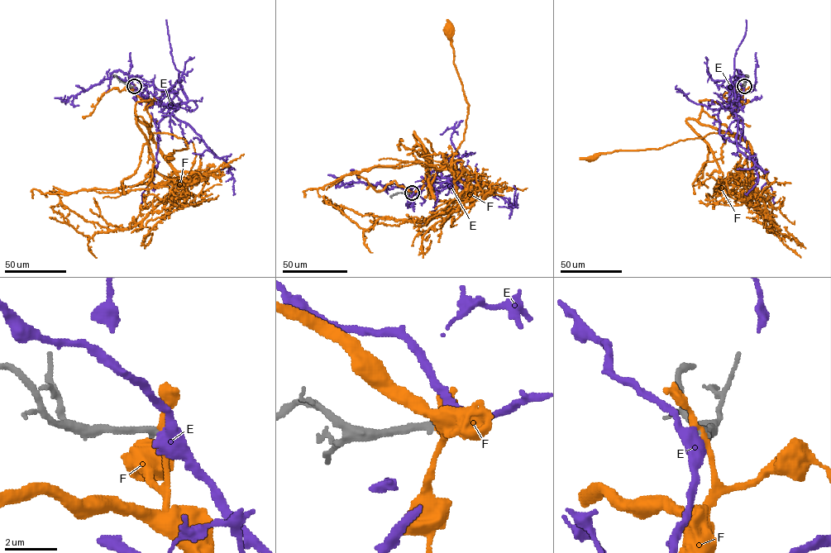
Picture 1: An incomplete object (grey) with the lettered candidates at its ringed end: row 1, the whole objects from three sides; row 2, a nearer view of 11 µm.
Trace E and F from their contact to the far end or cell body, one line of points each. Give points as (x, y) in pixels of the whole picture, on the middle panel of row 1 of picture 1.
E: (411, 193), (439, 178), (468, 182), (446, 175), (411, 196), (378, 183), (342, 184), (327, 174)
F: (411, 193), (430, 170), (428, 152), (413, 148), (431, 189), (441, 162), (463, 140), (468, 105), (448, 32)

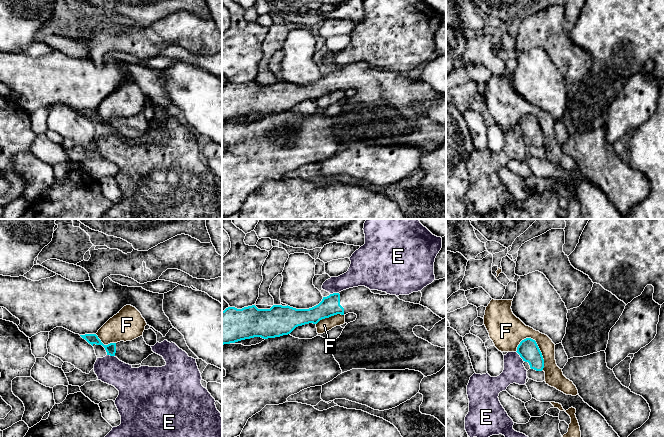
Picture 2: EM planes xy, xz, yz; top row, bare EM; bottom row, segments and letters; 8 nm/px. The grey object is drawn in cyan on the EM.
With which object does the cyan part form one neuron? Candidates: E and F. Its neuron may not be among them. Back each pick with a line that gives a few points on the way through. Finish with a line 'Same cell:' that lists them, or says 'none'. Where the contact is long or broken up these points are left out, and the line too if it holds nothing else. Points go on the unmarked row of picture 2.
Same cell: none

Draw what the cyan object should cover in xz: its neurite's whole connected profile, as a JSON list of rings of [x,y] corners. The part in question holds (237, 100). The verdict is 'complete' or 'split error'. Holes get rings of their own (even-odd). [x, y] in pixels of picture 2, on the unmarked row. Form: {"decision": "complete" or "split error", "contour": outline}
{"decision": "split error", "contour": [[[365,62],[330,70],[309,85],[296,85],[288,81],[273,81],[270,85],[258,85],[255,81],[242,85],[228,83],[222,87],[222,121],[254,113],[268,115],[288,111],[298,102],[317,100],[322,95],[348,89],[356,90],[356,96],[348,99],[341,111],[332,117],[333,132],[342,149],[352,145],[409,145],[419,147],[427,153],[446,142],[446,124],[434,122],[413,108],[415,102],[422,102],[430,107],[442,94],[420,80],[405,78],[396,71],[374,70]]]}

